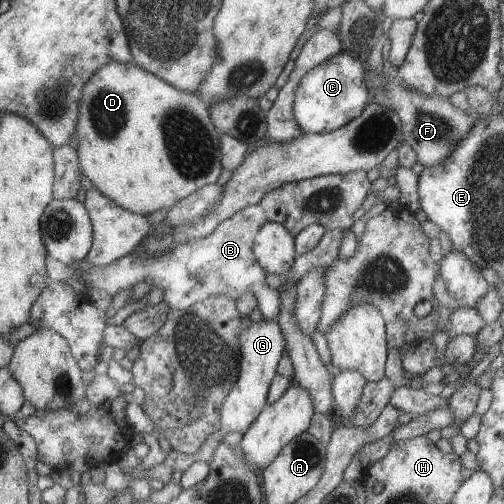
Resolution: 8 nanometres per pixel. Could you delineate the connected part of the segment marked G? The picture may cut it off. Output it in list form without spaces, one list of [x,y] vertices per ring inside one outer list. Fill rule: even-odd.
[[[262,319],[251,322],[239,335],[241,360],[239,376],[234,387],[226,396],[221,409],[221,430],[226,433],[246,433],[256,421],[258,414],[267,406],[267,395],[281,357],[285,354],[285,339],[278,322]]]

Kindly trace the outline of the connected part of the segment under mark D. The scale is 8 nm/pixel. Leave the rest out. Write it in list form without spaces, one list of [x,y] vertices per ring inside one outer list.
[[[111,61],[84,84],[75,133],[81,173],[118,207],[146,216],[172,207],[205,185],[215,184],[223,169],[220,133],[201,96],[179,91],[135,63]]]

